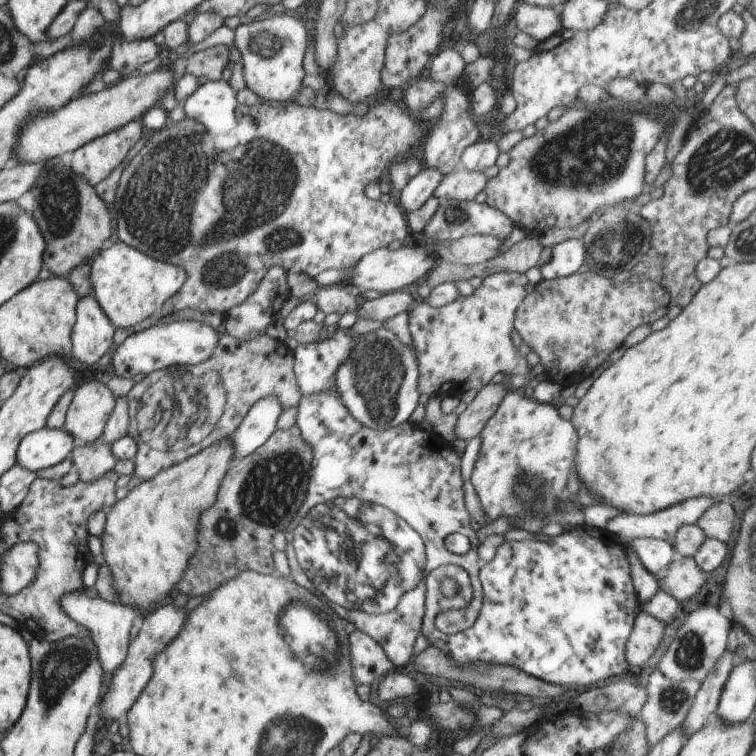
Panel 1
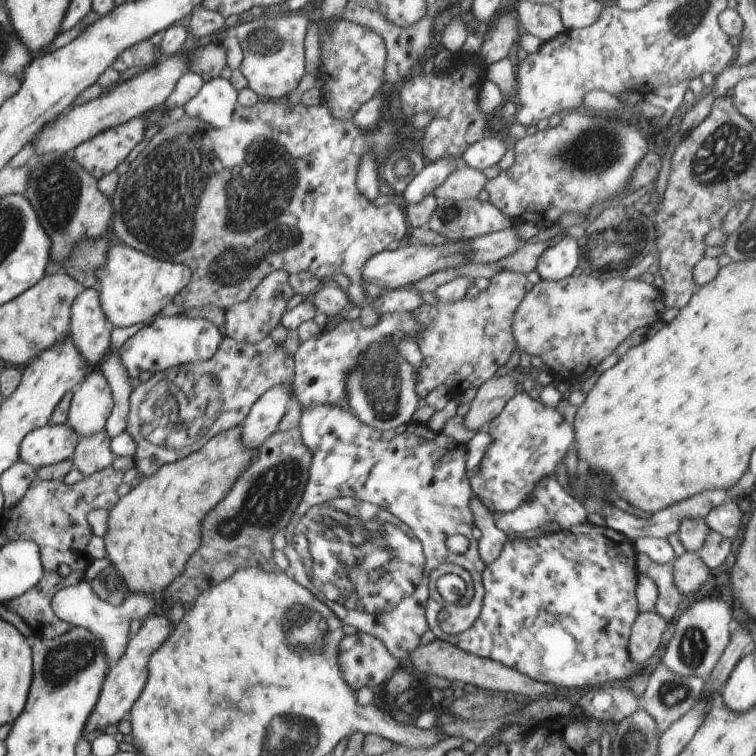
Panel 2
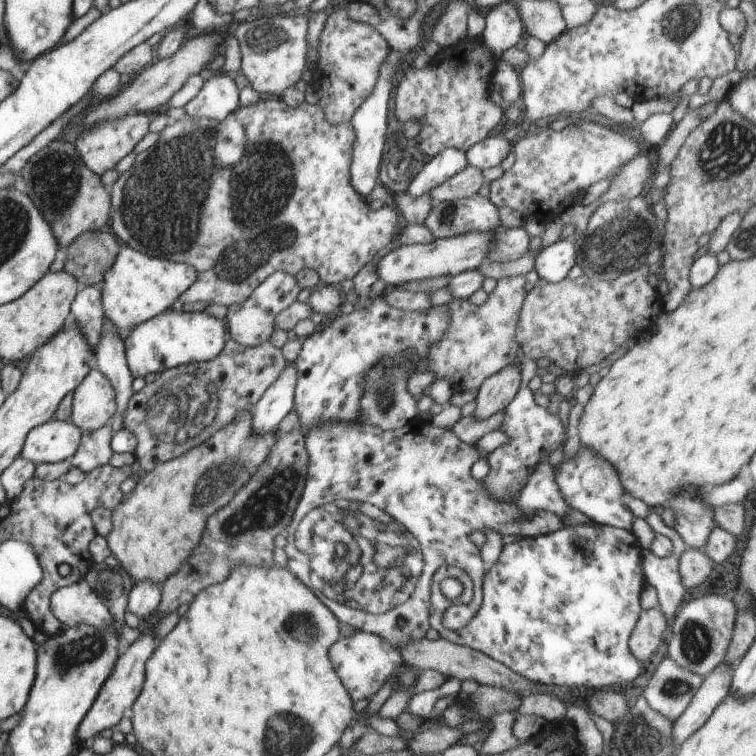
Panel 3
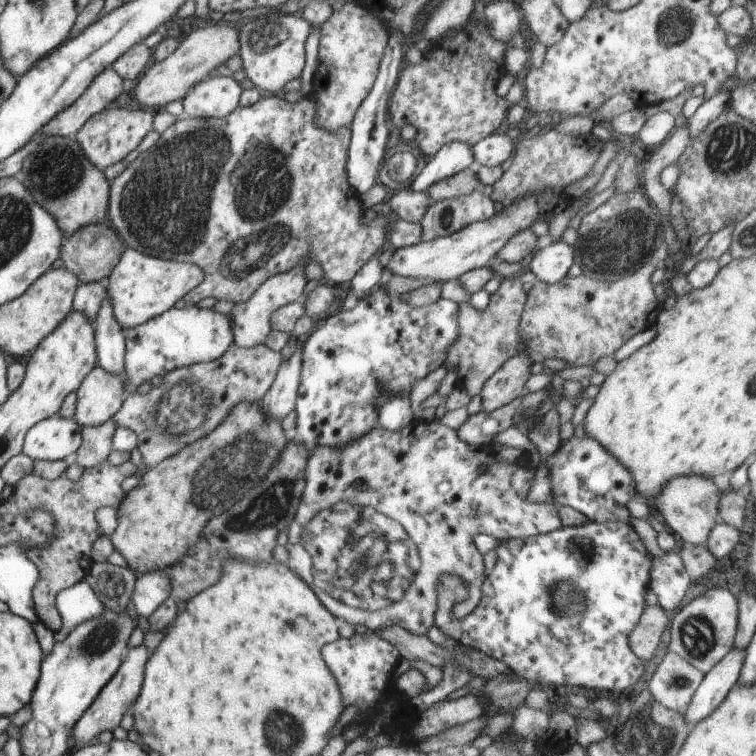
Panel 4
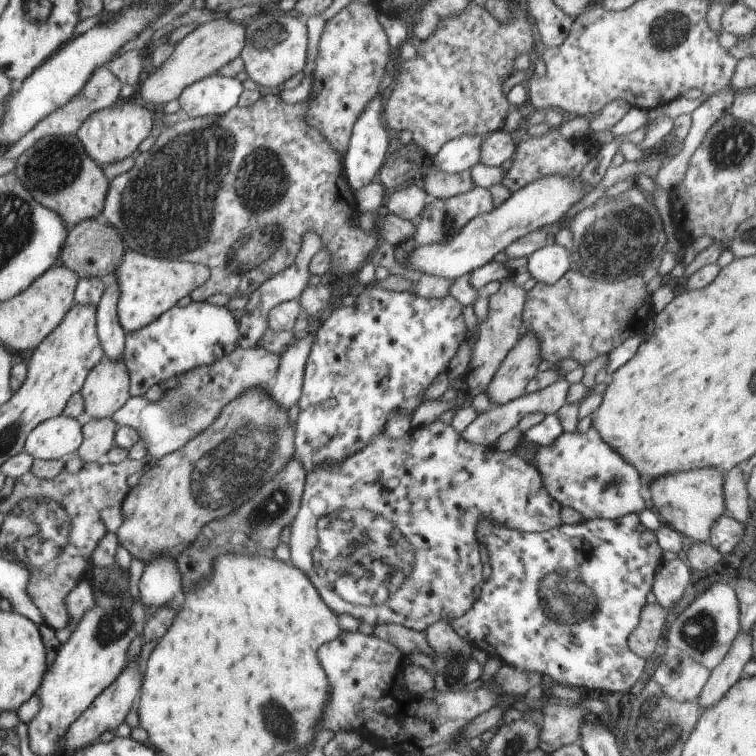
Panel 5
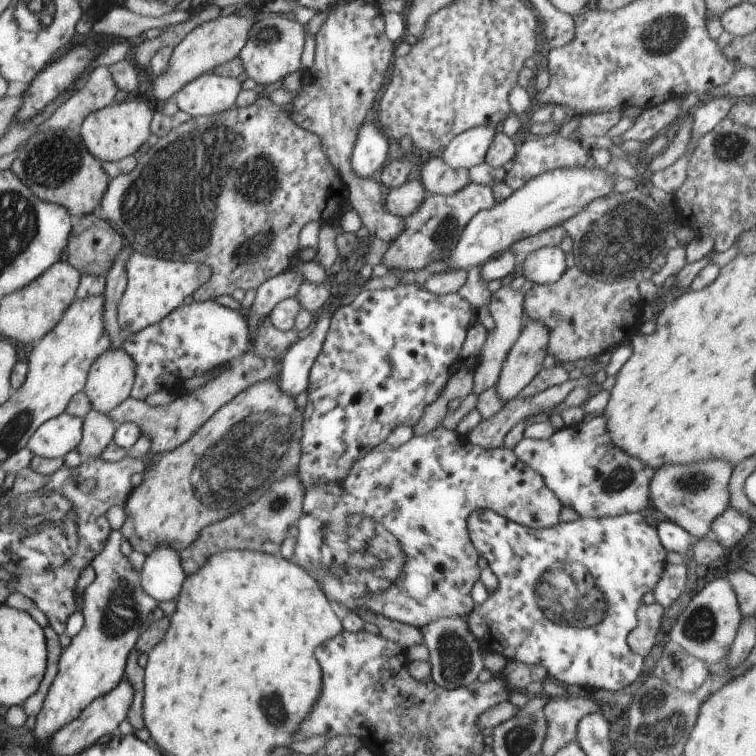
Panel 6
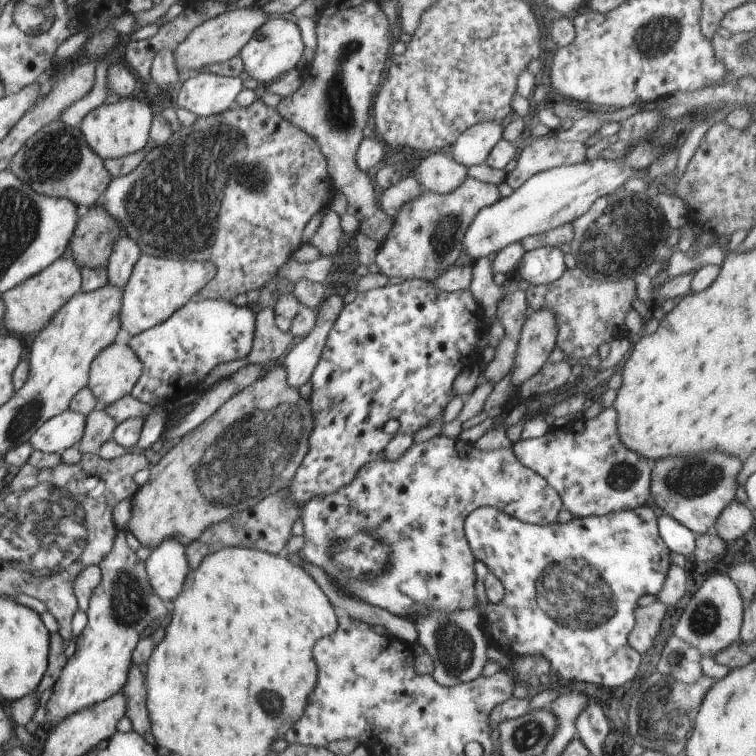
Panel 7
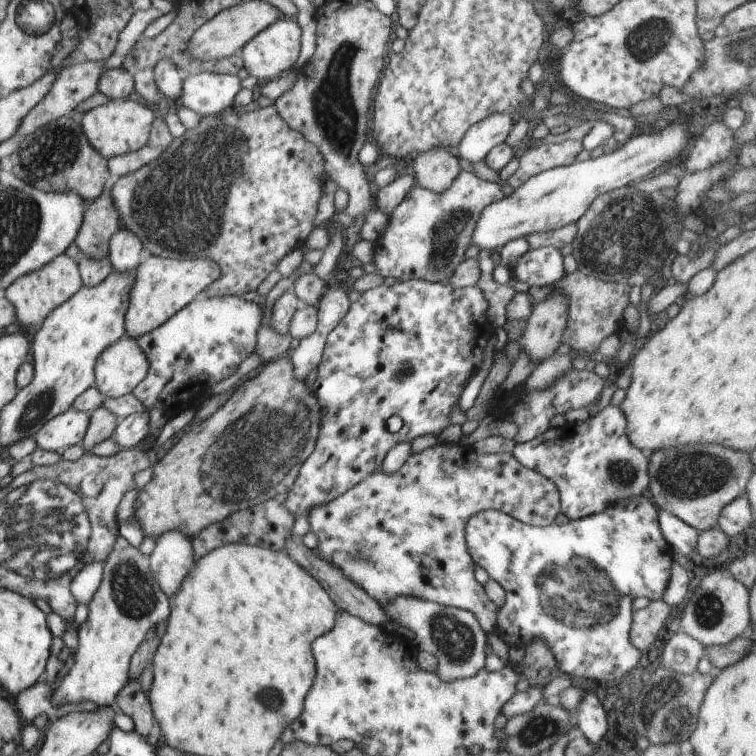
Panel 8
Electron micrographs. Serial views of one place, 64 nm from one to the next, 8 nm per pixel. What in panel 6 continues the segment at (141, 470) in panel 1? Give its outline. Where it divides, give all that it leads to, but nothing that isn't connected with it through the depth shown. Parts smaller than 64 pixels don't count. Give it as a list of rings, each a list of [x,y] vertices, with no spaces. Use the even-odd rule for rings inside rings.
[[[252,349],[228,363],[230,368],[224,370],[217,378],[197,390],[188,390],[169,405],[152,407],[146,401],[130,396],[113,408],[108,416],[118,425],[125,422],[136,423],[140,427],[141,434],[147,434],[152,439],[151,451],[170,452],[185,443],[219,408],[230,402],[239,392],[257,382],[278,376],[280,370],[279,362],[260,358],[252,352]]]

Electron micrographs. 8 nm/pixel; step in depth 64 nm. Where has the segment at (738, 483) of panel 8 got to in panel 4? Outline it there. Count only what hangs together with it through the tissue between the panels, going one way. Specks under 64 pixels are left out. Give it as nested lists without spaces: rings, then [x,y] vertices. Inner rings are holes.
[[[686,475],[674,477],[665,482],[661,493],[655,498],[656,508],[662,514],[664,522],[678,534],[685,544],[706,545],[714,525],[719,522],[719,502],[721,499],[718,487],[710,477]]]

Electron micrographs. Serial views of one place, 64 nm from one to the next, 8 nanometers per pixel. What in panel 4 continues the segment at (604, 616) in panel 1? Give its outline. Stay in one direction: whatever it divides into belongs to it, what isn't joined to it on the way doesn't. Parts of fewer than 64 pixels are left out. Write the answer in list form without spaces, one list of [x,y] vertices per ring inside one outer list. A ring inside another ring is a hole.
[[[590,521],[588,524],[577,527],[563,527],[552,532],[531,536],[531,537],[510,537],[499,539],[500,544],[493,550],[496,555],[496,562],[490,574],[484,579],[481,586],[482,596],[476,608],[468,614],[467,617],[457,619],[450,616],[450,610],[454,603],[463,601],[467,597],[465,583],[455,575],[442,575],[439,579],[437,588],[437,611],[434,622],[438,628],[443,630],[450,639],[454,639],[458,644],[467,647],[474,647],[482,651],[493,659],[503,662],[514,674],[529,680],[535,686],[541,682],[555,684],[556,686],[584,686],[590,690],[596,690],[598,693],[608,694],[612,690],[622,690],[626,692],[634,687],[638,679],[644,674],[645,662],[638,658],[630,648],[629,636],[635,629],[640,620],[641,614],[645,609],[646,593],[650,590],[649,580],[651,571],[651,562],[653,556],[648,552],[638,533],[630,521],[608,521],[599,523]]]

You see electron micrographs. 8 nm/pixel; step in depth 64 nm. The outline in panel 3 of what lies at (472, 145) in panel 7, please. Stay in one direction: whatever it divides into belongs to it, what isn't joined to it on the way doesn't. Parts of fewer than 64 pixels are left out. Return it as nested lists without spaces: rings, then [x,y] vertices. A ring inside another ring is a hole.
[[[454,147],[441,150],[436,156],[426,159],[423,168],[409,179],[408,192],[418,198],[467,166],[467,156],[463,150]]]

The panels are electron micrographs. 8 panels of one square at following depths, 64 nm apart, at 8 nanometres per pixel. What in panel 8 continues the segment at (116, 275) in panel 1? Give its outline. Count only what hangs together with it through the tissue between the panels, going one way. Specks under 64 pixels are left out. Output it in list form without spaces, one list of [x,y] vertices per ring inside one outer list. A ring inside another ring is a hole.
[[[147,254],[134,270],[134,274],[135,283],[130,291],[129,307],[125,314],[125,330],[128,337],[139,339],[150,331],[156,330],[163,322],[166,322],[194,299],[202,297],[205,288],[208,288],[222,274],[222,271],[216,261],[206,260],[206,257],[193,256],[186,259],[171,259]]]

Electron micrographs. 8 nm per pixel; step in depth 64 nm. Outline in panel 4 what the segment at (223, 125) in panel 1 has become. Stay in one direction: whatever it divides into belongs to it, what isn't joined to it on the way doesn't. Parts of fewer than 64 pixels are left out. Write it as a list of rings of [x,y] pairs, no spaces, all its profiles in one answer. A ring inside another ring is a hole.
[[[215,73],[194,85],[180,101],[189,117],[222,118],[239,105],[242,91],[233,77]]]

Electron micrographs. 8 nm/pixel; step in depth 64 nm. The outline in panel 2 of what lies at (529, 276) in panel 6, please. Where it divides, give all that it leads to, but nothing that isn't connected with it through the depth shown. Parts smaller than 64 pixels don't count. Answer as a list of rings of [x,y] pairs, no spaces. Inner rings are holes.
[[[564,237],[554,246],[548,247],[541,255],[535,268],[542,279],[559,281],[570,277],[580,262],[577,239]]]

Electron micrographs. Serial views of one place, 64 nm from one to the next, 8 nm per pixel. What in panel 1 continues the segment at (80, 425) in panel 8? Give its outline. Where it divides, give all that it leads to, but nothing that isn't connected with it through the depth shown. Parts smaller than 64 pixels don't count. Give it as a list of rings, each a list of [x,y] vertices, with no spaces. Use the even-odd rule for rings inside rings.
[[[44,426],[22,440],[17,450],[17,464],[36,473],[68,458],[75,445],[74,437],[64,428]]]

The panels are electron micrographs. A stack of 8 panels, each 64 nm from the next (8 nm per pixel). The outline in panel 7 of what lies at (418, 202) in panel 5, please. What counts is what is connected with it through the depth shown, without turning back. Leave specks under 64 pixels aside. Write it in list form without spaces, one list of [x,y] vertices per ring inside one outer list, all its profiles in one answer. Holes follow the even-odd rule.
[[[406,173],[396,184],[385,186],[380,194],[380,206],[382,210],[394,218],[397,210],[411,198],[419,195],[422,190],[419,182],[413,174]]]

